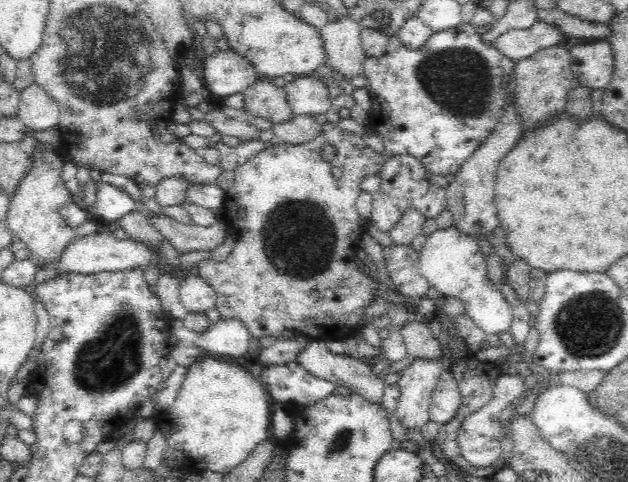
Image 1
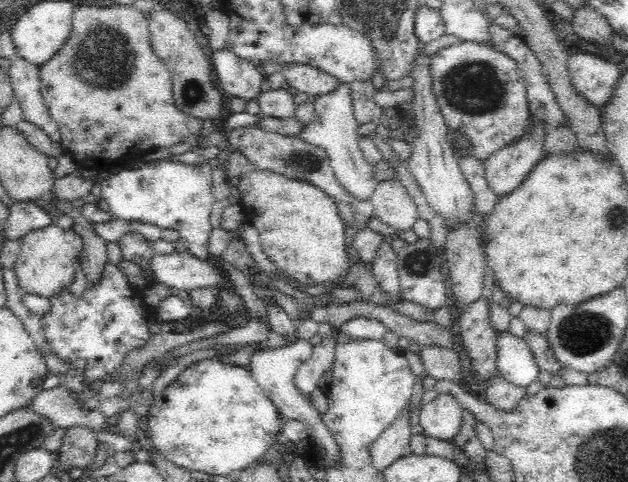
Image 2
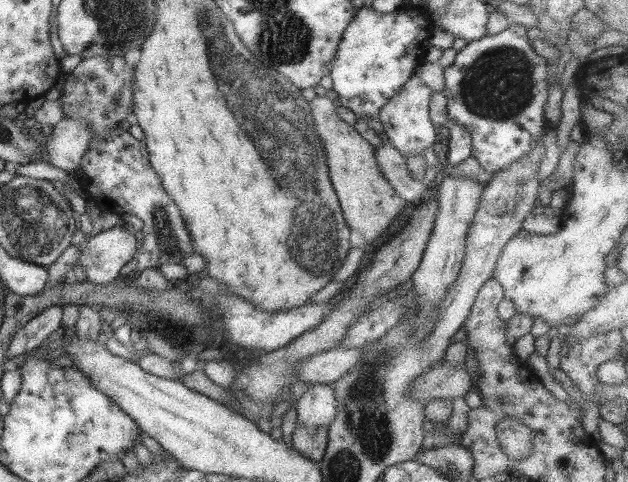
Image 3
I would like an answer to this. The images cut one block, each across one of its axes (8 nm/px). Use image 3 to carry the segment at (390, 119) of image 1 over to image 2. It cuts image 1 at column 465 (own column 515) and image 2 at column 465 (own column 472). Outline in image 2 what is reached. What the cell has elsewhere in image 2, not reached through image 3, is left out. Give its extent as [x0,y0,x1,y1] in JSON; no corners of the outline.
[430,41,530,161]

